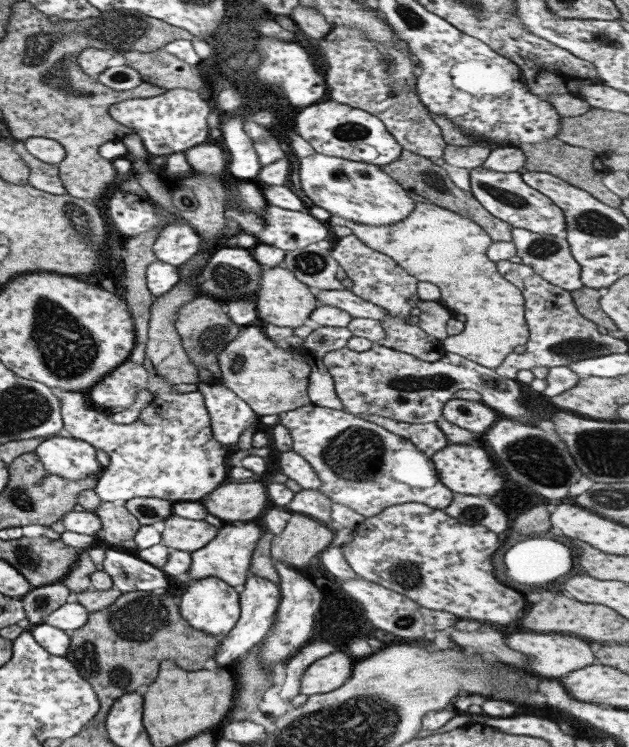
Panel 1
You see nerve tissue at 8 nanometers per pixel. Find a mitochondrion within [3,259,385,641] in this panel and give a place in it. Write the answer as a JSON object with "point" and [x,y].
{"point":[68,350]}

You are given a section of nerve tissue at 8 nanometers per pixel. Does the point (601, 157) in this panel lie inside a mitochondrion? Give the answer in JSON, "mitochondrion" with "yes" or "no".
{"mitochondrion":"no"}

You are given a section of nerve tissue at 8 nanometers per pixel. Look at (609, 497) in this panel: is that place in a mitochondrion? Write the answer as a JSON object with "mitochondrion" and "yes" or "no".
{"mitochondrion":"yes"}

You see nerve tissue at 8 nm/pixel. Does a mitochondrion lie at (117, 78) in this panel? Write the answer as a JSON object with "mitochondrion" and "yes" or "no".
{"mitochondrion":"yes"}

